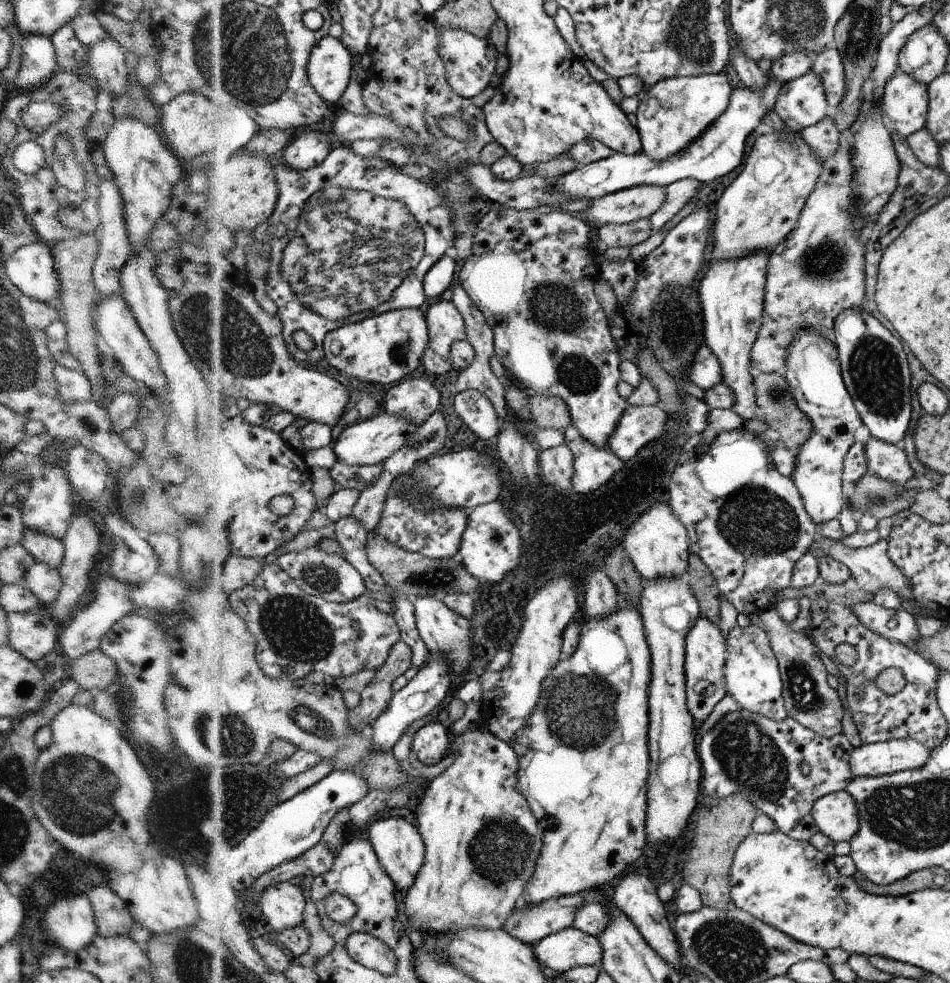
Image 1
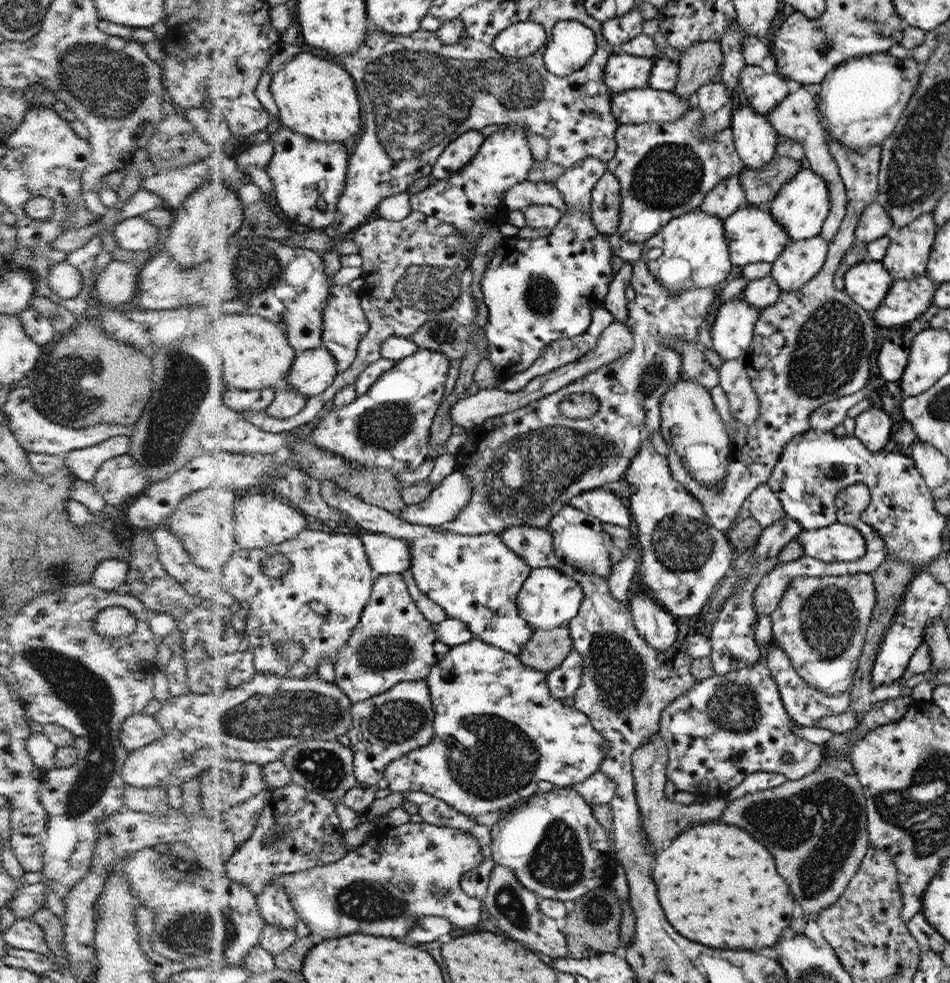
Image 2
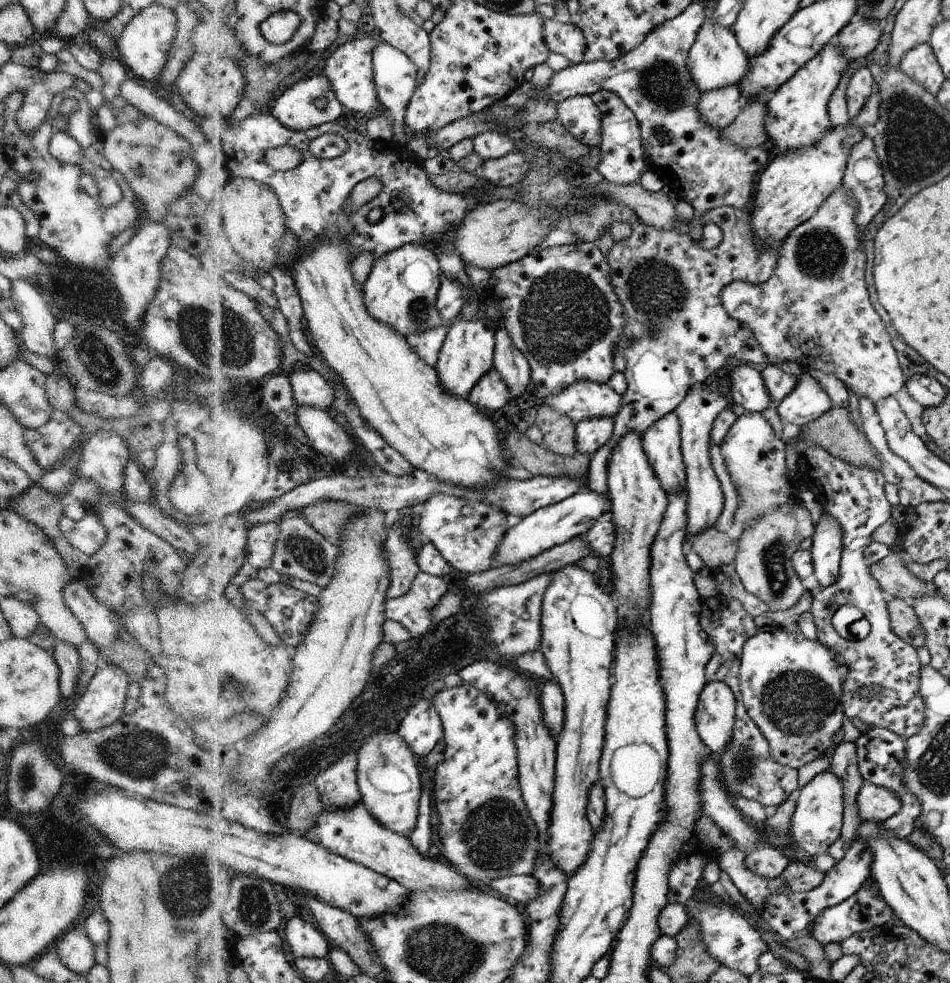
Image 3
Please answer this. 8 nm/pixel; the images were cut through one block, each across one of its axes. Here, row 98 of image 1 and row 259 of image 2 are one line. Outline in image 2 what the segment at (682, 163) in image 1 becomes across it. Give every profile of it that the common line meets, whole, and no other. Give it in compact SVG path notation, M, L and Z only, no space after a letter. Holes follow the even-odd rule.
M747 205L723 220L726 229L727 245L730 249L731 263L746 266L756 262L773 263L782 254L787 244L792 241L787 232L771 215L767 205Z

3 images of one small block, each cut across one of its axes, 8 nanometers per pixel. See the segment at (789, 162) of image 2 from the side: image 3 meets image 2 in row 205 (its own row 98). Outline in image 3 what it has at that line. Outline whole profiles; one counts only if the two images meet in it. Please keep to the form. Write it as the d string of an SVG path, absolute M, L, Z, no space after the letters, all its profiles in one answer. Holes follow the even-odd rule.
M747 99L746 106L740 111L734 122L731 122L722 134L736 146L756 148L768 140L764 130L764 116L766 116L766 99Z

